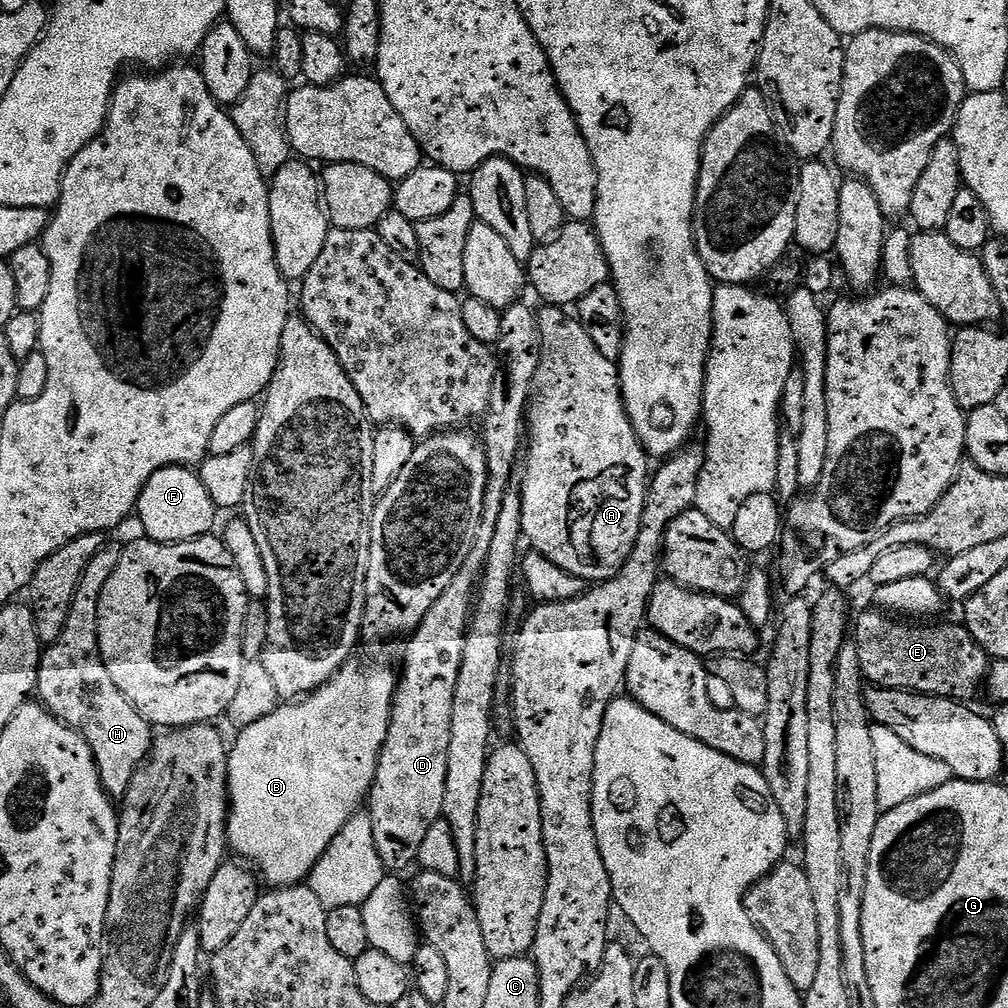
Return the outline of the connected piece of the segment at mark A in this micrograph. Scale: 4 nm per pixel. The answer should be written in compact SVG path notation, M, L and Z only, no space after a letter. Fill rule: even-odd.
M544 306L540 308L538 315L542 336L541 366L538 377L538 391L530 404L530 432L532 428L532 441L526 444L526 456L528 452L528 473L522 479L521 489L521 530L523 539L532 543L531 547L540 552L554 566L566 570L572 576L585 582L603 582L619 576L625 562L632 556L636 545L636 539L640 533L640 523L644 513L644 501L648 499L648 486L650 483L650 457L640 445L640 439L636 437L634 426L628 417L628 410L624 405L624 390L620 382L620 370L617 361L606 358L598 346L594 346L594 338L586 334L586 330L580 325L575 315L567 316L565 309L560 306Z

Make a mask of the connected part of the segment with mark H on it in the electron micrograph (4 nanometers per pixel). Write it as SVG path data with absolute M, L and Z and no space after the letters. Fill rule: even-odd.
M108 542L103 550L90 558L90 566L86 566L80 575L62 634L43 649L36 683L39 703L50 715L86 738L104 788L113 798L122 798L127 793L134 774L147 760L154 739L153 725L148 724L130 698L114 686L114 678L110 678L110 670L106 670L98 642L98 602L102 590L106 590L106 582L110 582L114 570L118 570L121 551L121 545Z

